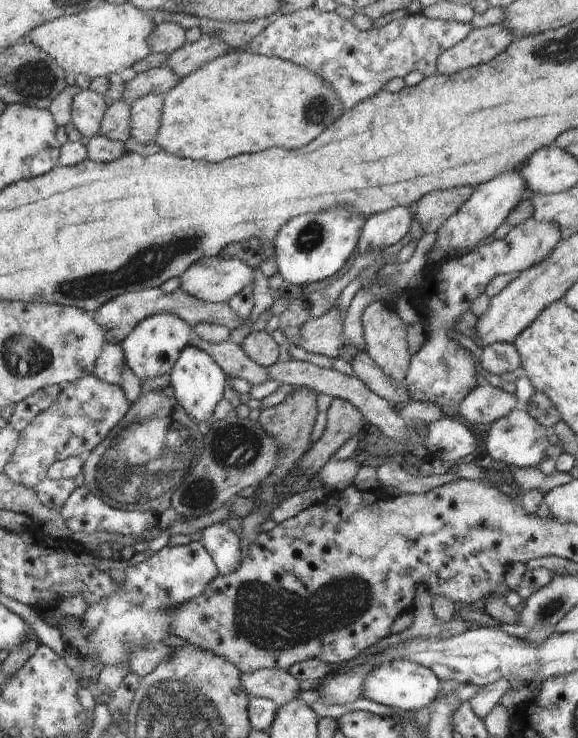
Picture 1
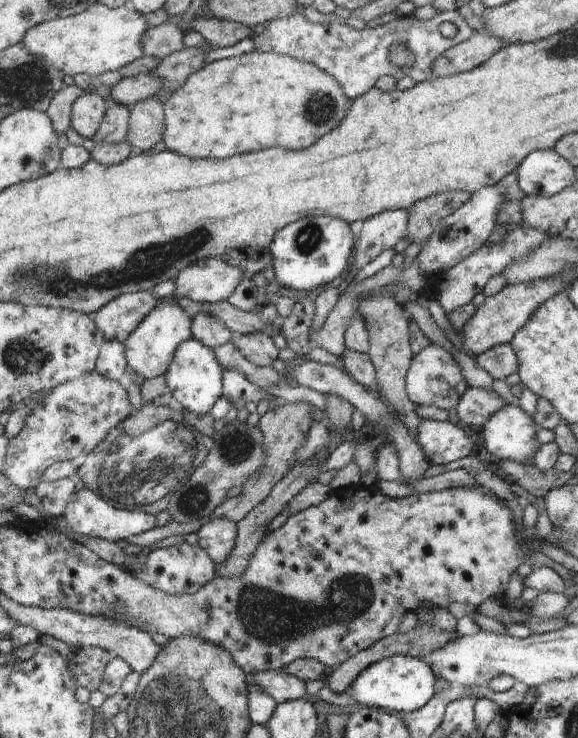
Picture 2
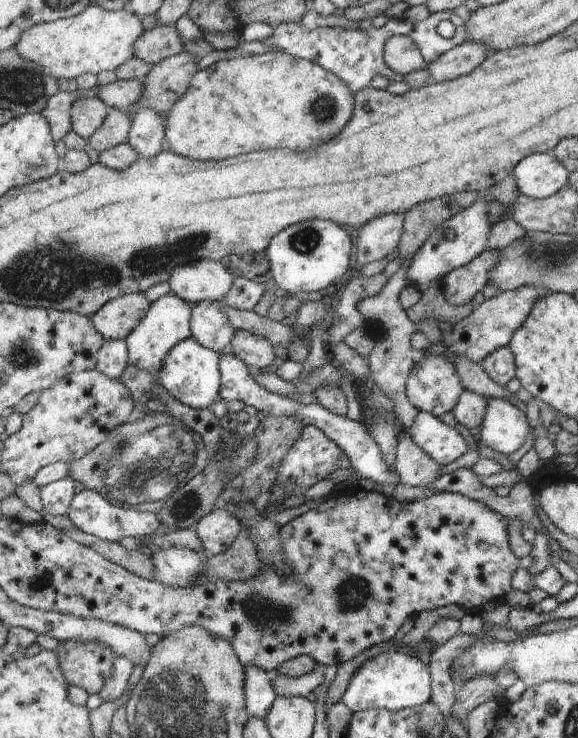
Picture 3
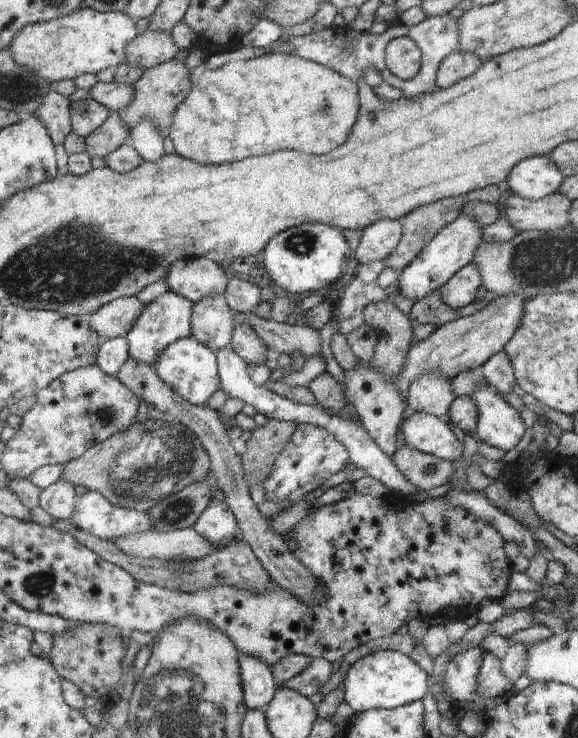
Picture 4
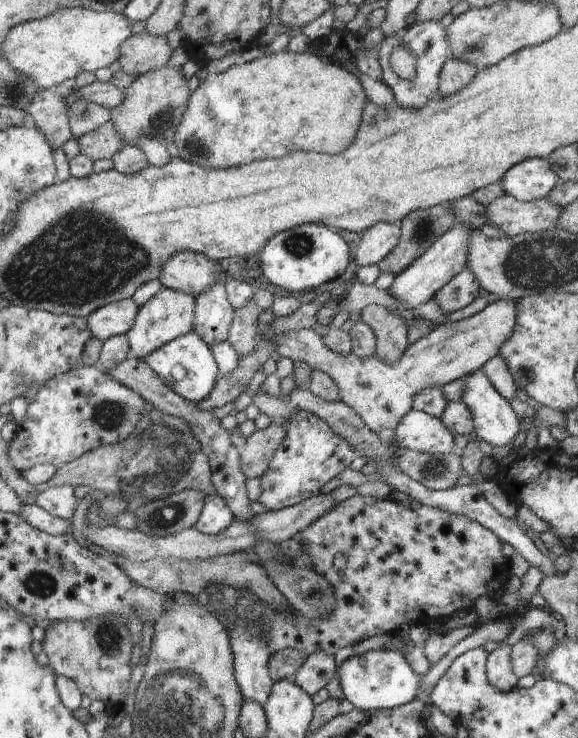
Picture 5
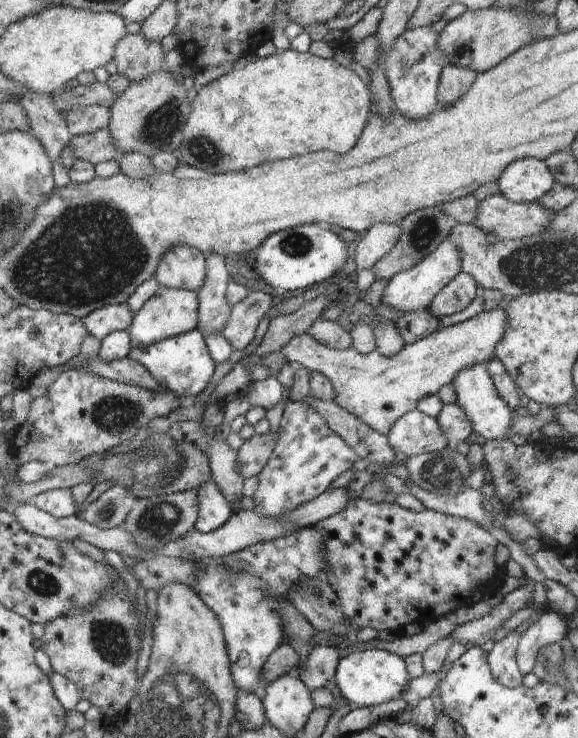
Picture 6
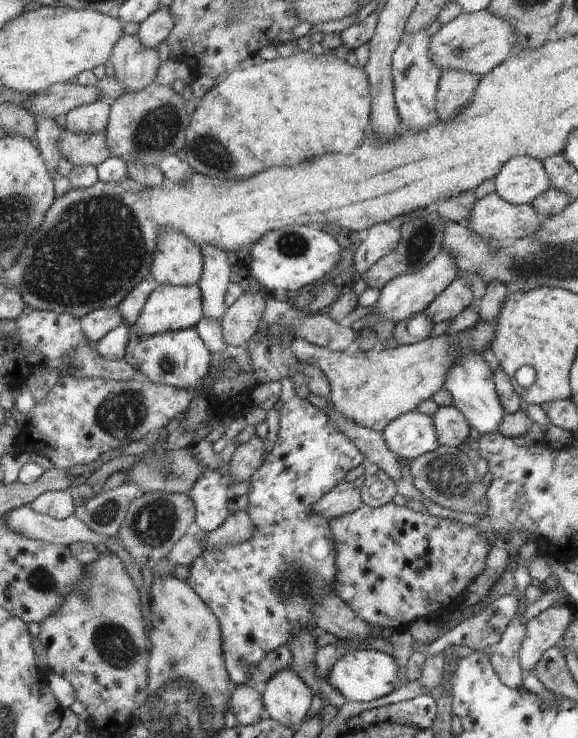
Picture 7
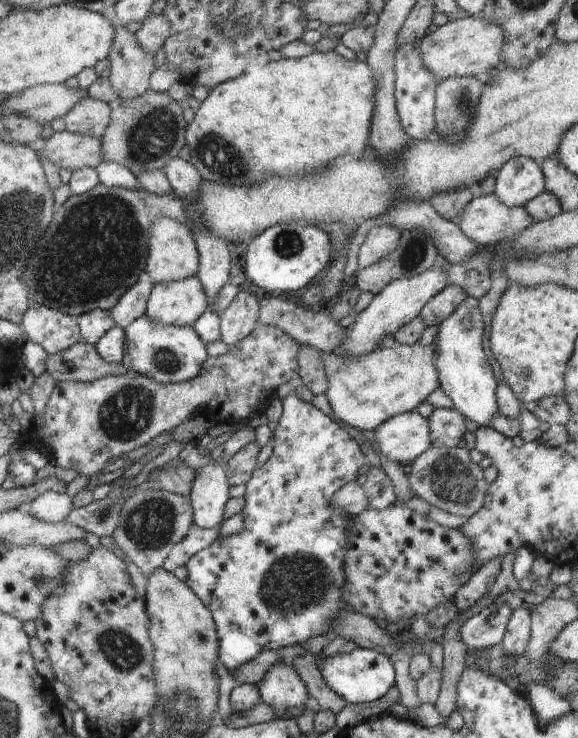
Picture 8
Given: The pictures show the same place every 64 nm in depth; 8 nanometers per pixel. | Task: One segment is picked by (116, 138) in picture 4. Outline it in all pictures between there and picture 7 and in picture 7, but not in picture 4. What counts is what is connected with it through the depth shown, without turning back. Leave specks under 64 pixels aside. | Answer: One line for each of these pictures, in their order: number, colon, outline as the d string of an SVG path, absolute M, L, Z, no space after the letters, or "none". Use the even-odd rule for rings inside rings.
5: M111 120L107 124L103 124L101 128L81 136L77 140L79 144L79 152L83 156L87 156L93 164L99 160L111 160L119 150L123 150L123 140L119 138L117 130L113 128Z
6: M107 128L91 132L91 134L83 134L83 136L71 136L67 146L71 148L75 160L87 162L91 166L97 166L109 160L119 160L123 156L123 152L119 152L113 146L111 134Z
7: M63 132L57 140L59 160L65 158L73 166L99 166L107 158L111 158L105 146L105 134L73 134Z

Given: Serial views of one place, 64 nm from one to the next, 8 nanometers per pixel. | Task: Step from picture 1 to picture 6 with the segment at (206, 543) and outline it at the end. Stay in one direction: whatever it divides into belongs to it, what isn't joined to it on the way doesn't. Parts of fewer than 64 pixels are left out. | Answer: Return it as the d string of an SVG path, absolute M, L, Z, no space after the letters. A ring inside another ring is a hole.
M209 478L205 484L201 484L197 490L193 490L197 496L197 520L195 530L201 534L209 534L223 526L227 518L233 514L231 508L227 508L227 498L221 494L217 484Z

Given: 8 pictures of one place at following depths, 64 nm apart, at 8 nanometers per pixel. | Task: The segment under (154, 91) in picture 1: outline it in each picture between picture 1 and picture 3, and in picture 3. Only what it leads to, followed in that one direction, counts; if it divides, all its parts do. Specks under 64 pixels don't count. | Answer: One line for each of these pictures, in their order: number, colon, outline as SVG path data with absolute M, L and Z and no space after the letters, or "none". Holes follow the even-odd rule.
2: M139 74L135 78L125 78L119 80L109 88L109 96L115 100L117 106L131 108L141 100L147 100L155 96L161 88L161 82L151 74Z
3: M117 80L113 84L99 86L97 92L95 92L95 98L105 102L107 108L125 112L129 106L133 106L137 102L137 98L141 94L141 84L143 82L137 82L137 80L133 80L133 82Z

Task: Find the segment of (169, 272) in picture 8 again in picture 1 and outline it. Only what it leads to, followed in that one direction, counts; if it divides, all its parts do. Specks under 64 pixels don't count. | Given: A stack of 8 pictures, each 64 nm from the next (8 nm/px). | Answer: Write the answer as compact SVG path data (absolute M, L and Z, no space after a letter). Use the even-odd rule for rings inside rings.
M225 256L217 258L201 258L199 262L191 264L181 276L179 276L179 290L209 304L227 304L235 294L239 294L245 286L253 284L253 268L243 264L241 260L227 260Z

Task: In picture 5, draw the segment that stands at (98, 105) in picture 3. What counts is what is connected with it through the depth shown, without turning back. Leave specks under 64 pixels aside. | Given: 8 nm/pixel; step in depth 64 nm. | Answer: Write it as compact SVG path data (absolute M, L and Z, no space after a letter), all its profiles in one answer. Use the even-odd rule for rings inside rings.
M77 100L67 108L67 118L69 118L69 128L71 134L79 140L81 136L101 128L103 124L107 124L109 118L109 110L97 104L91 104L87 100Z

